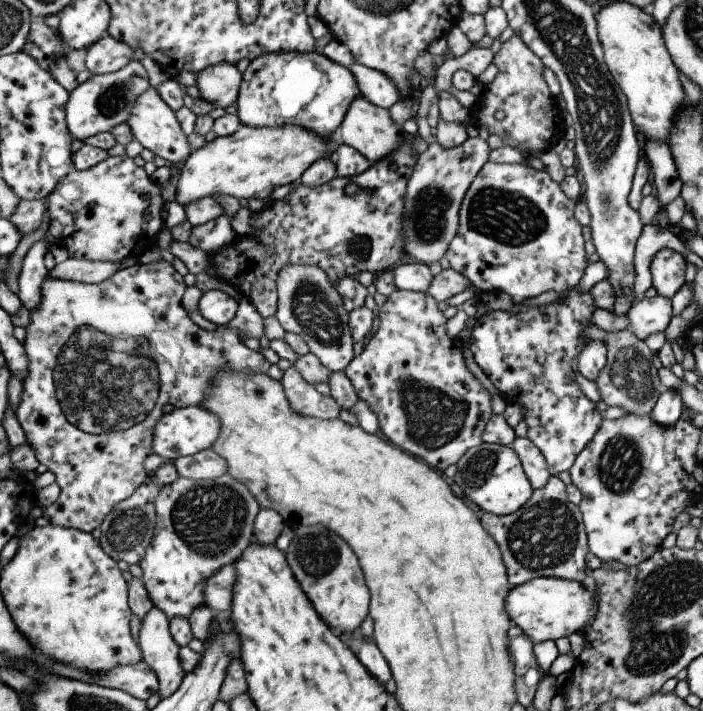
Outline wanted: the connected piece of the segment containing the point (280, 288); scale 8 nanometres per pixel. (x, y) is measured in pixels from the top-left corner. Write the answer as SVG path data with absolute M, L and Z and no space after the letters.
M288 265L277 280L276 318L288 332L300 334L321 363L332 372L343 372L354 356L350 334L349 312L344 308L337 284L331 283L322 269L310 265Z

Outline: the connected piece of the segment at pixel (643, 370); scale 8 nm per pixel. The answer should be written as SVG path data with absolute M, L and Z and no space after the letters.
M630 327L602 336L607 348L606 366L596 380L602 401L608 406L620 406L628 413L650 415L665 386L660 383L658 370L652 365L653 351L639 339Z

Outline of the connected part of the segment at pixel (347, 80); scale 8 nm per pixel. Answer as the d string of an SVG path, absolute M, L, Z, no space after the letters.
M280 51L261 54L250 61L236 99L237 115L242 125L277 127L294 123L318 136L337 138L338 128L351 104L361 92L348 67L344 67L322 52Z

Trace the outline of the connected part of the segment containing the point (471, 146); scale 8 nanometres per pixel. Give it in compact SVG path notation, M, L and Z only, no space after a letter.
M434 75L425 79L419 109L414 118L419 128L417 134L428 142L428 147L417 156L403 198L403 252L424 264L438 262L446 254L460 226L459 210L466 191L484 163L488 161L491 151L488 143L479 137L468 137L460 146L453 149L442 148L436 142L434 129L429 127L426 119L430 106L434 102L438 103L434 80Z

